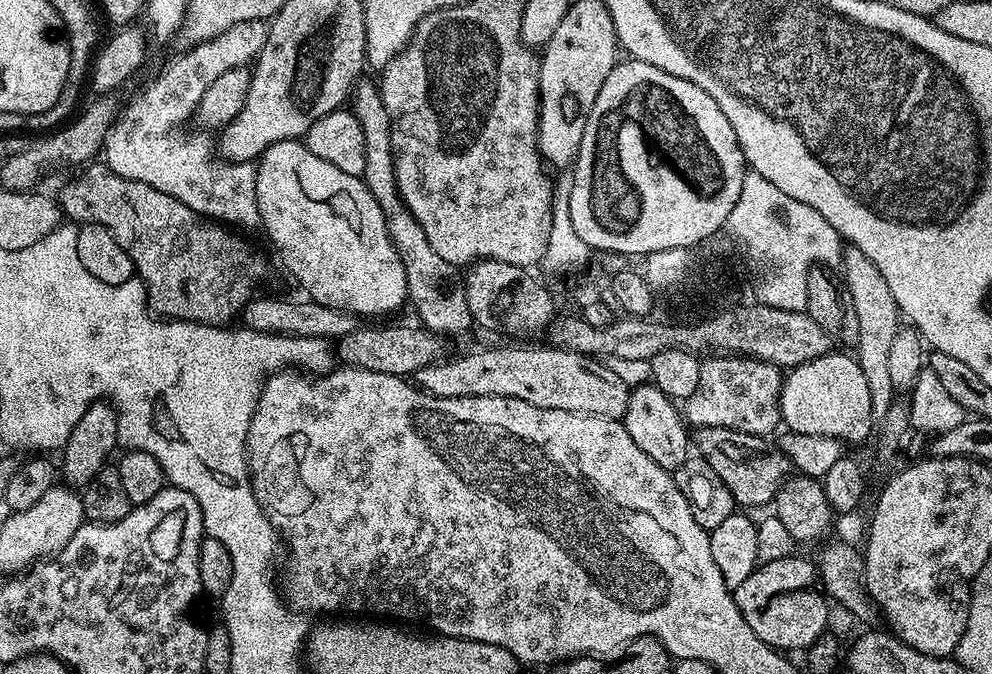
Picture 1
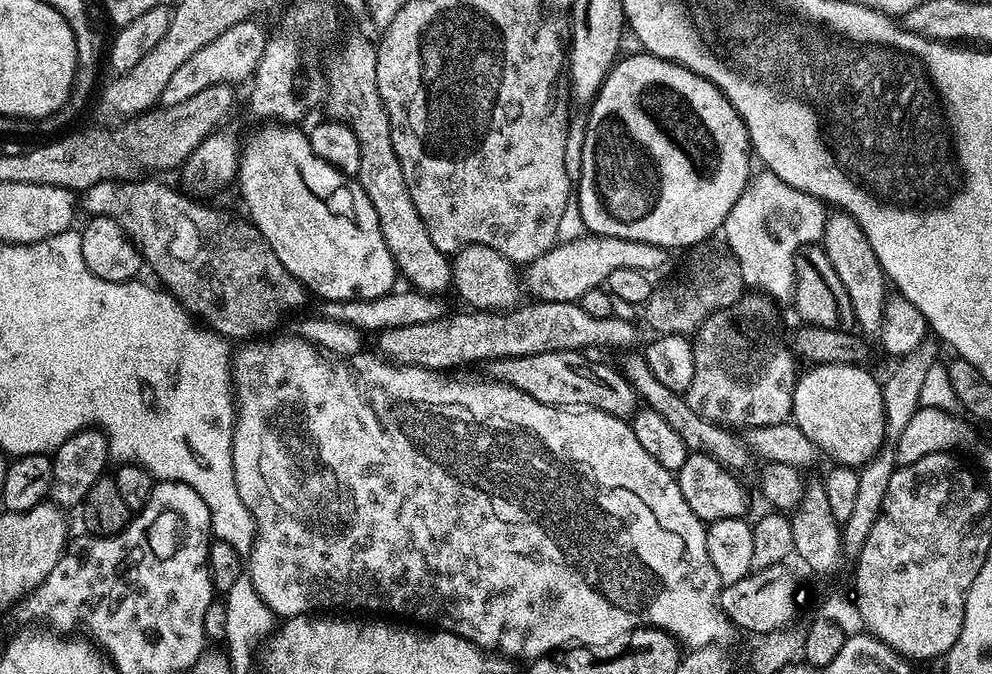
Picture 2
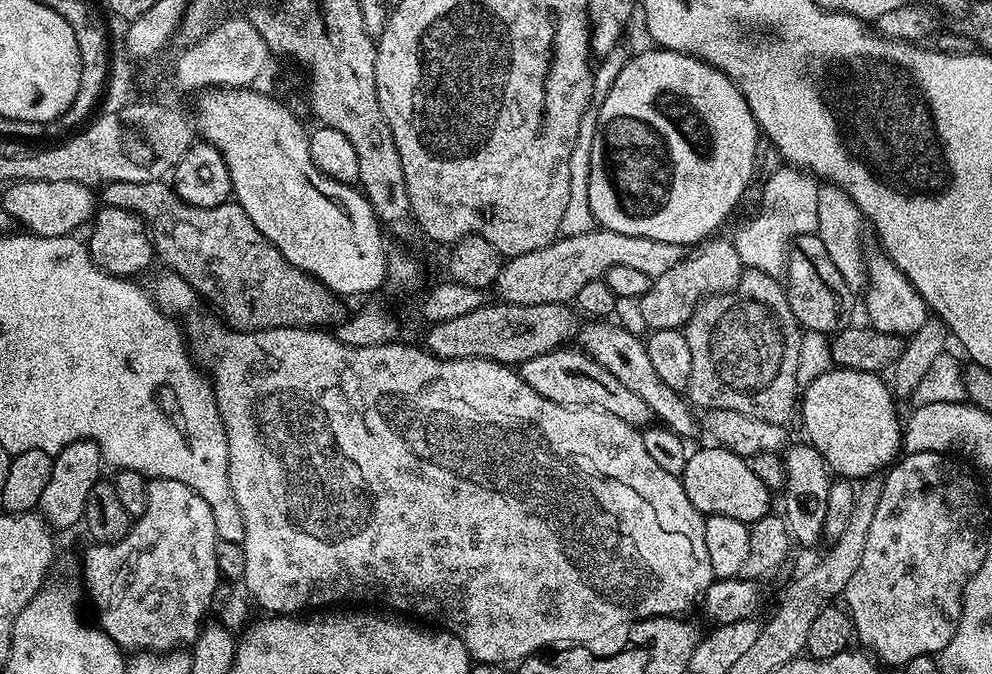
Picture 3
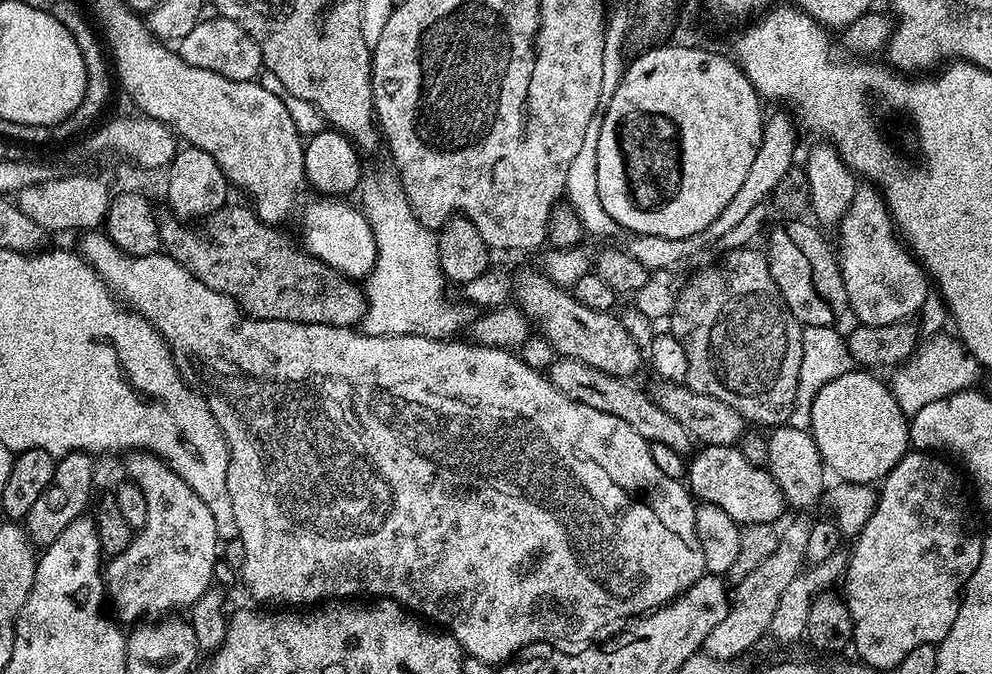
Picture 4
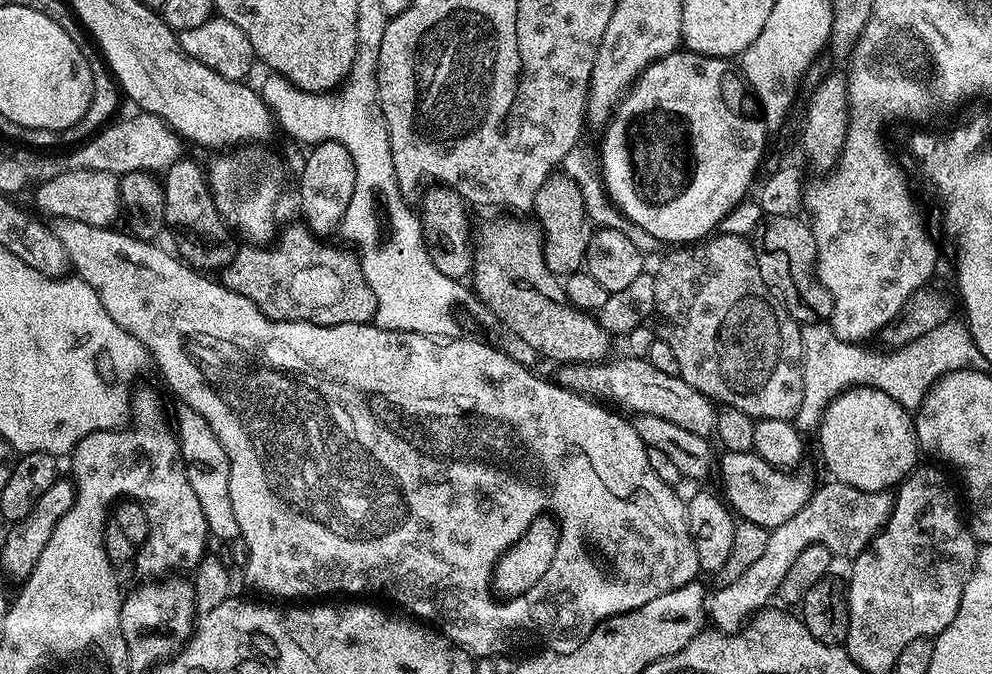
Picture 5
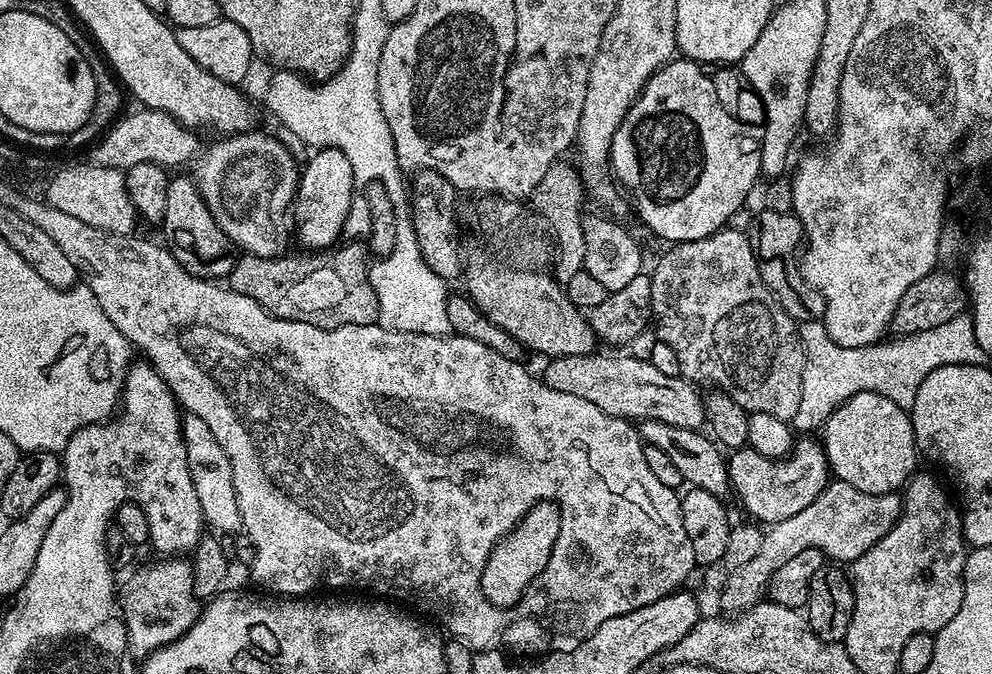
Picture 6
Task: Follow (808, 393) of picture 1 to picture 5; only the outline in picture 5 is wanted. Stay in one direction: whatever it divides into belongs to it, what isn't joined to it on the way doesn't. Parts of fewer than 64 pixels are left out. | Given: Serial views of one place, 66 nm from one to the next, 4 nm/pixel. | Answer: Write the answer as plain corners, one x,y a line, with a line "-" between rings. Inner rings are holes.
853,386
835,396
824,407
824,415
820,417
818,425
819,432
820,452
824,455
825,466
836,475
833,477
839,483
849,484
858,490
888,492
895,489
917,467
918,445
913,413
894,402
890,394
882,394
882,390
877,388

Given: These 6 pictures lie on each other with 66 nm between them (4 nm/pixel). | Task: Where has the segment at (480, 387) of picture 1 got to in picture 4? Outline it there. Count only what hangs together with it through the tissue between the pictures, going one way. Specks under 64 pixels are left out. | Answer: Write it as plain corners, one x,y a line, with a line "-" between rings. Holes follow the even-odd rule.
563,358
554,360
552,369
547,370
546,376
559,392
566,394
566,398
582,402
586,406
594,406
594,410
614,414
614,418
622,418
622,422
634,426
634,430
638,430
638,434
642,434
642,438
649,444
665,444
670,446
670,450
676,450
681,454
687,453
690,437
684,431
682,422
678,422
678,418
670,418
670,414
659,408
645,391
642,393
636,388
631,388
632,384
627,379
588,368
580,360

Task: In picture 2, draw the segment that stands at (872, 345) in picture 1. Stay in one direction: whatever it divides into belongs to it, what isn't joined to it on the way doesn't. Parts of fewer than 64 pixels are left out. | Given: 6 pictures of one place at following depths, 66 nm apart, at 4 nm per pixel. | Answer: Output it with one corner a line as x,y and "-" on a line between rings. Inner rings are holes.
842,211
831,213
826,222
822,247
830,258
830,266
834,266
842,286
846,286
846,294
850,294
850,306
854,306
856,328
861,333
879,333
884,327
884,306
890,299
890,284
884,275
882,266
870,250
870,242
866,234
862,234
862,226
853,216
847,216

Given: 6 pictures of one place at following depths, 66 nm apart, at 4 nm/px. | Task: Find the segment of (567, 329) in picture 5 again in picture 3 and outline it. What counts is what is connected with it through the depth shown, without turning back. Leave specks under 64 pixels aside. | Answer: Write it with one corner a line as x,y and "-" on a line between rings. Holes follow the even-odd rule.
603,320
589,323
589,327
581,329
581,347
593,360
598,362
606,370
610,370
618,382
624,383
634,394
637,394
648,406
653,414
665,427
671,429
685,440
691,440
700,434
700,424
692,414
693,407
689,401
681,394
671,390
666,382
662,382
658,374
655,373
651,364
647,343
639,336
630,334
618,323

